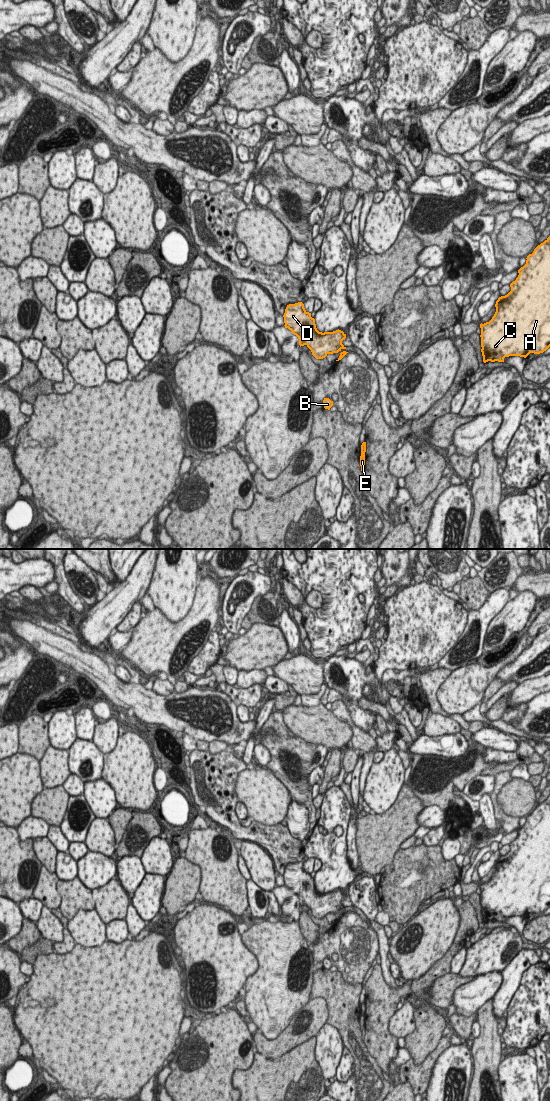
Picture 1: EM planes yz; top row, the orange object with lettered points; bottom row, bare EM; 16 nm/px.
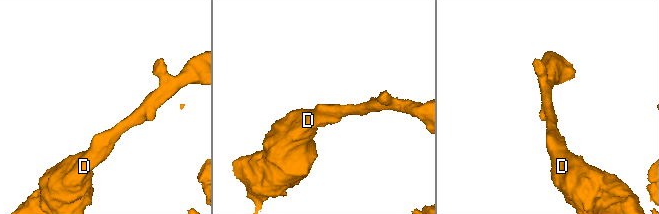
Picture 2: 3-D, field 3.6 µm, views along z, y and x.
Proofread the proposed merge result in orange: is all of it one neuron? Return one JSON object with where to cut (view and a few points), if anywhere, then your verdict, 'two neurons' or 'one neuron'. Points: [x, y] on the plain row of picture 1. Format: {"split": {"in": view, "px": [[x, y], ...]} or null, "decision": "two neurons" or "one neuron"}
{"split": {"in": "yz", "px": [[361, 1014], [364, 1016]]}, "decision": "two neurons"}

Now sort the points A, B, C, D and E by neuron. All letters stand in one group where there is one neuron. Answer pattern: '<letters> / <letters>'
A B C D / E

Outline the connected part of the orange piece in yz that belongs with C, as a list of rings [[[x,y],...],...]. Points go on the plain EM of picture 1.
[[[550,796],[540,805],[538,805],[532,814],[529,814],[526,818],[526,824],[521,827],[518,830],[518,837],[516,838],[515,841],[513,841],[510,844],[511,851],[505,855],[501,856],[498,858],[496,861],[495,867],[496,867],[496,872],[492,879],[489,882],[486,882],[484,884],[480,884],[481,888],[481,912],[483,916],[483,922],[486,923],[488,921],[491,922],[504,922],[505,917],[509,916],[520,916],[526,918],[530,913],[534,914],[540,914],[546,911],[550,907]]]

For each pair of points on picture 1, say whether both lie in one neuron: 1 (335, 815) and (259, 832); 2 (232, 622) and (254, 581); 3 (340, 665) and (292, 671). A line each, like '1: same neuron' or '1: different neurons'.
1: different neurons
2: same neuron
3: different neurons

